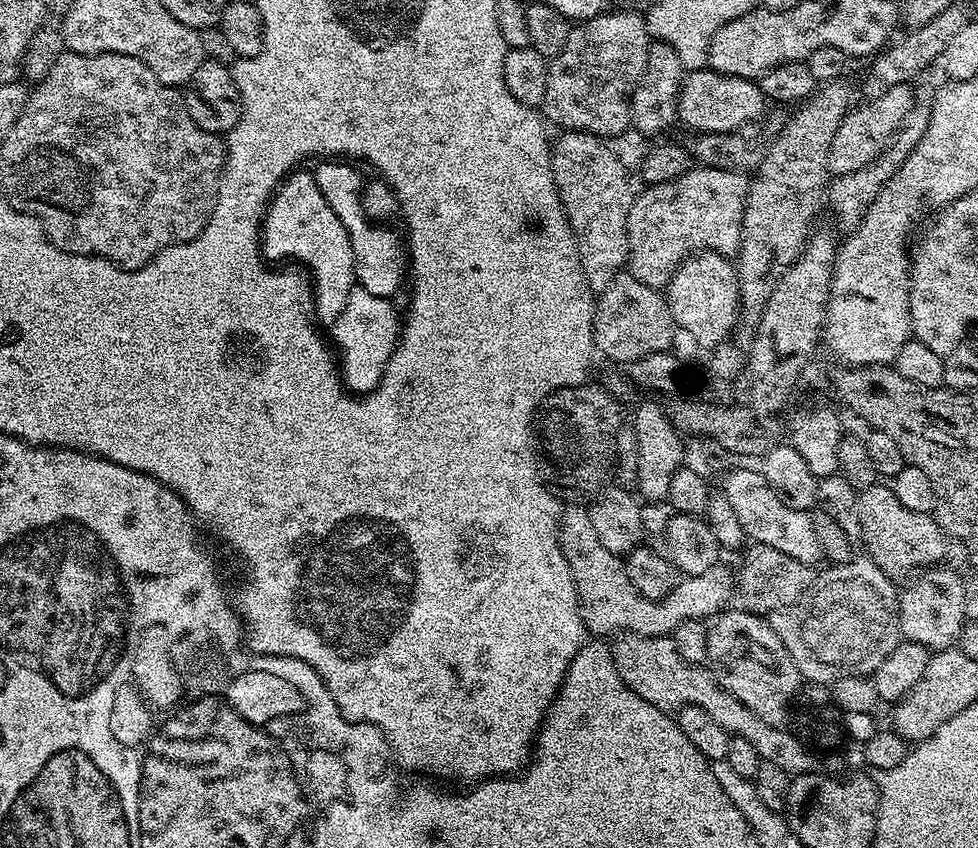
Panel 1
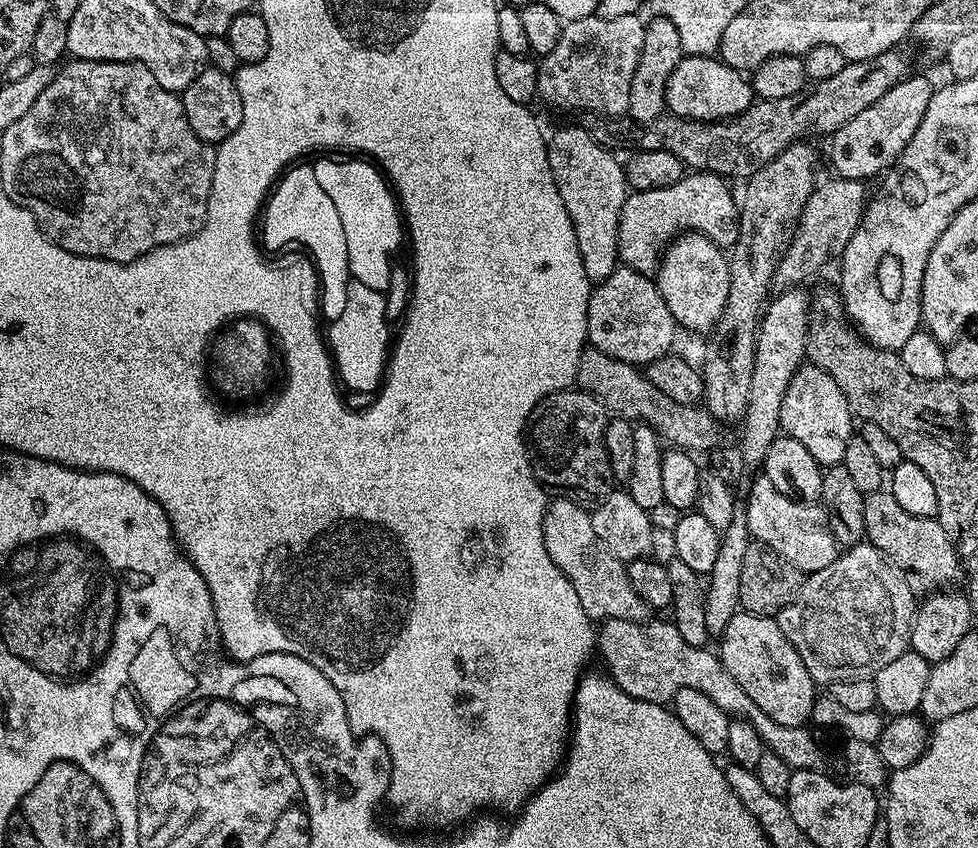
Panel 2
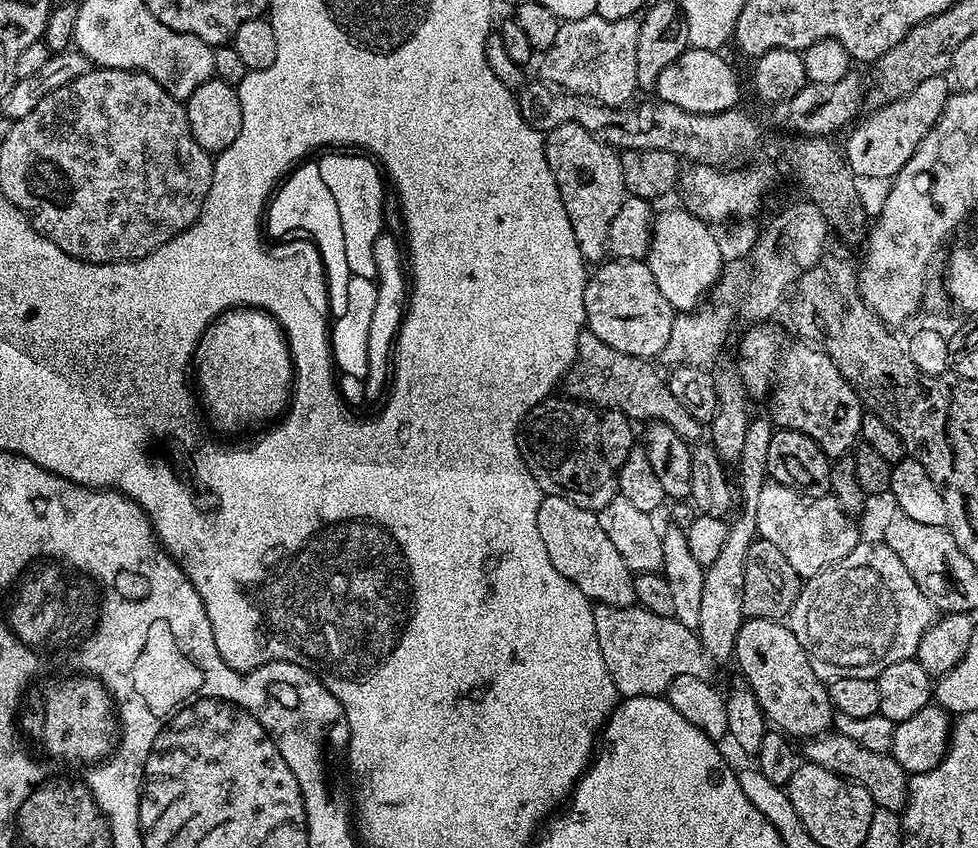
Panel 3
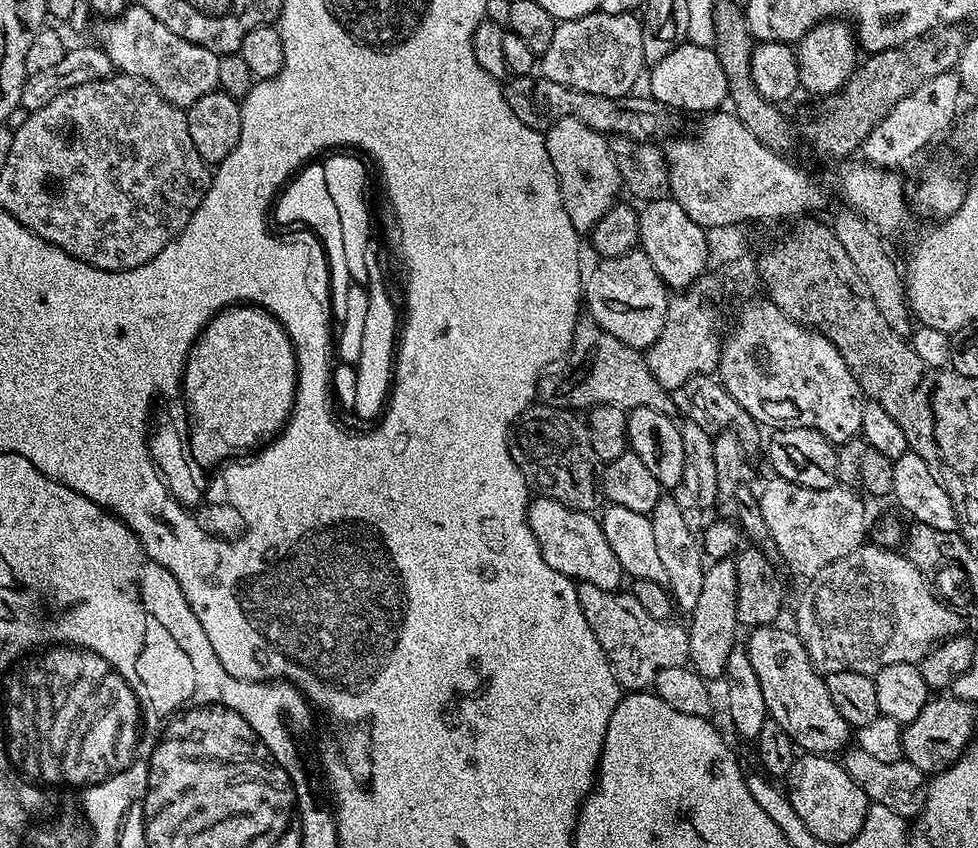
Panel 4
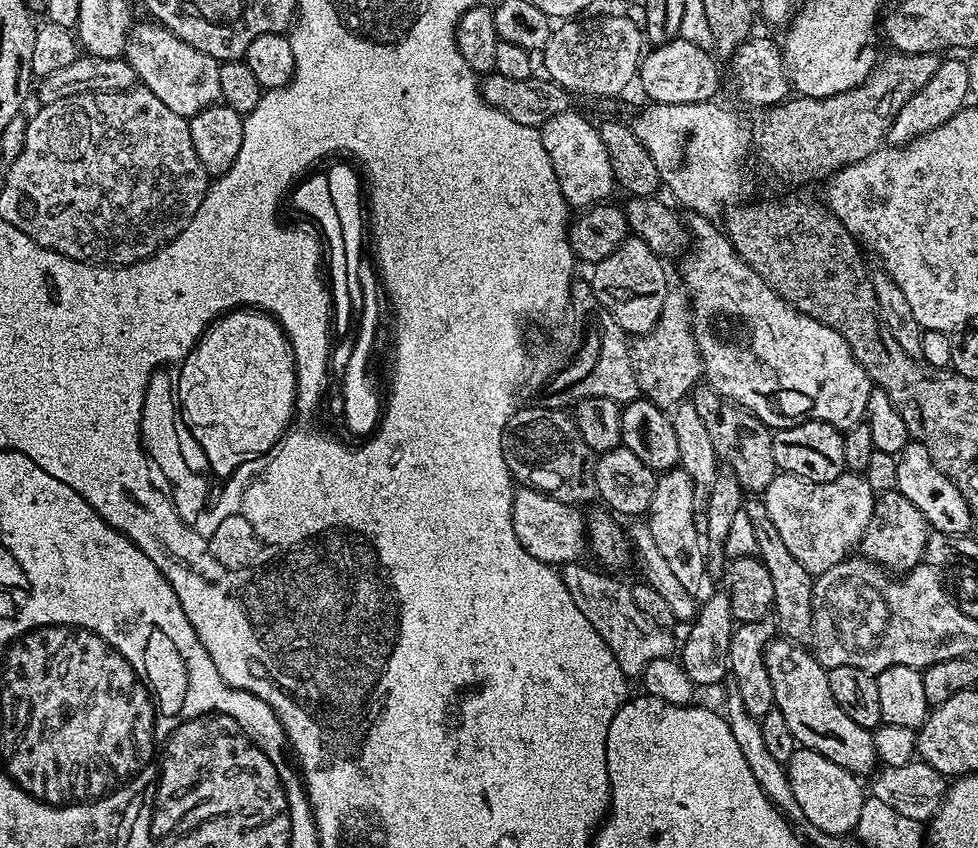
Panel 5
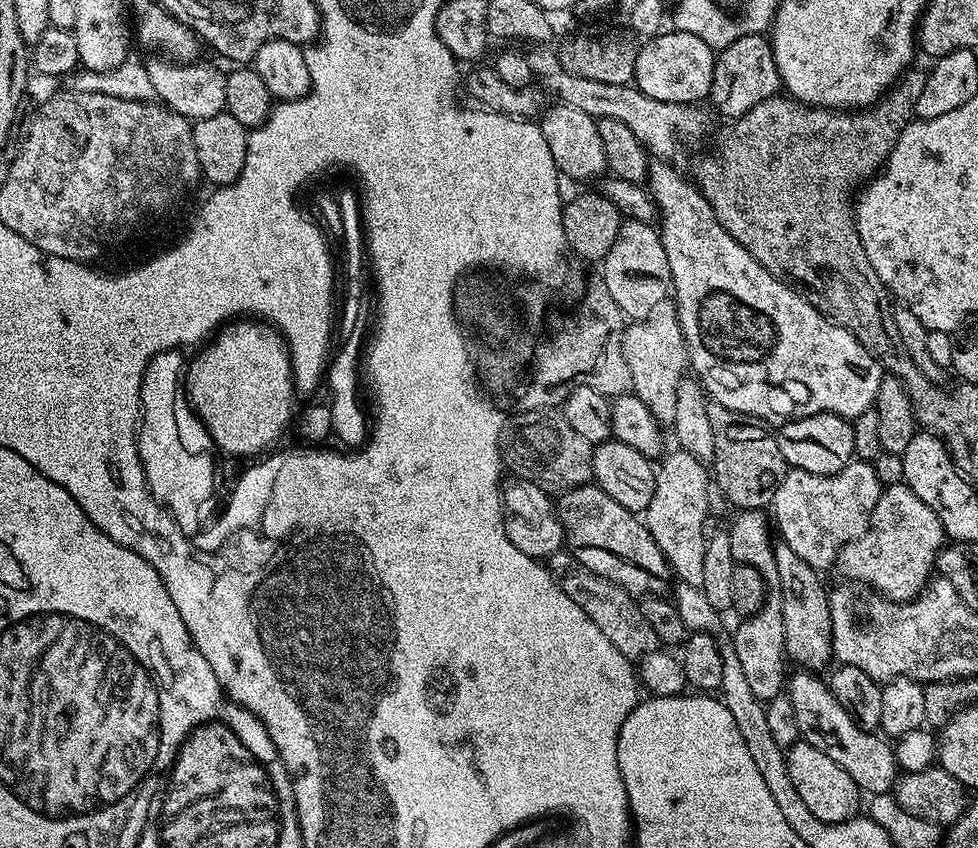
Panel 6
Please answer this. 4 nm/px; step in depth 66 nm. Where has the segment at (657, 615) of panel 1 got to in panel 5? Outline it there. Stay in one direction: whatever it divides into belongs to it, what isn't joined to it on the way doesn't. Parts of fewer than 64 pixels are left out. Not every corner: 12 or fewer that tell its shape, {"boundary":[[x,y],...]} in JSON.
{"boundary":[[524,486],[514,532],[538,562],[574,564],[586,552],[579,507]]}

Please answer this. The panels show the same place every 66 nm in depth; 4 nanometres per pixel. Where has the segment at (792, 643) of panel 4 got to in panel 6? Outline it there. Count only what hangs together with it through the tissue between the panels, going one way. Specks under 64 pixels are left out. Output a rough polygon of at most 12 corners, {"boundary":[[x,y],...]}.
{"boundary":[[815,671],[786,680],[800,740],[861,793],[891,793],[893,745],[859,728]]}

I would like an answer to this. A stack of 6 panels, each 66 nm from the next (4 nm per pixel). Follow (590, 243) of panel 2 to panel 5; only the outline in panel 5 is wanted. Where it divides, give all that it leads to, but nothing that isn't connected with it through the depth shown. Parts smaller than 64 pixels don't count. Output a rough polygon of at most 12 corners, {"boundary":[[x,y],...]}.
{"boundary":[[575,110],[539,129],[569,209],[617,187],[599,127]]}

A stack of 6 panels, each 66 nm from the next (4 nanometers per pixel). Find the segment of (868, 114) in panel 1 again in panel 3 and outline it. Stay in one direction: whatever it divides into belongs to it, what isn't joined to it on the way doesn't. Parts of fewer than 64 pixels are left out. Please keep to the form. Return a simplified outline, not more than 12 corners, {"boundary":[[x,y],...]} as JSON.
{"boundary":[[944,76],[869,111],[842,153],[855,177],[888,182],[950,95]]}

